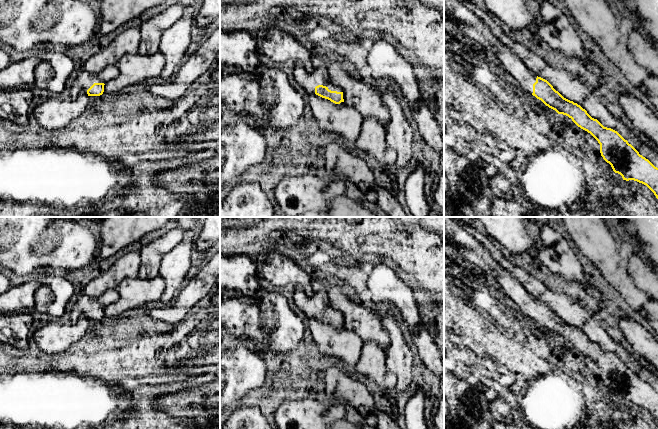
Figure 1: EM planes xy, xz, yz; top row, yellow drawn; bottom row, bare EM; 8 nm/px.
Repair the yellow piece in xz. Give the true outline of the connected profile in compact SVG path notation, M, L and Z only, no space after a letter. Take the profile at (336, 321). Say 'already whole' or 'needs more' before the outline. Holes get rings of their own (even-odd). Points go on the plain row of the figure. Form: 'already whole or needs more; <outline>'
needs more; M295 287L293 299L295 305L309 319L316 318L335 328L344 326L342 313L331 306L327 290L322 289L314 292L313 295L309 297L304 293L302 288Z

